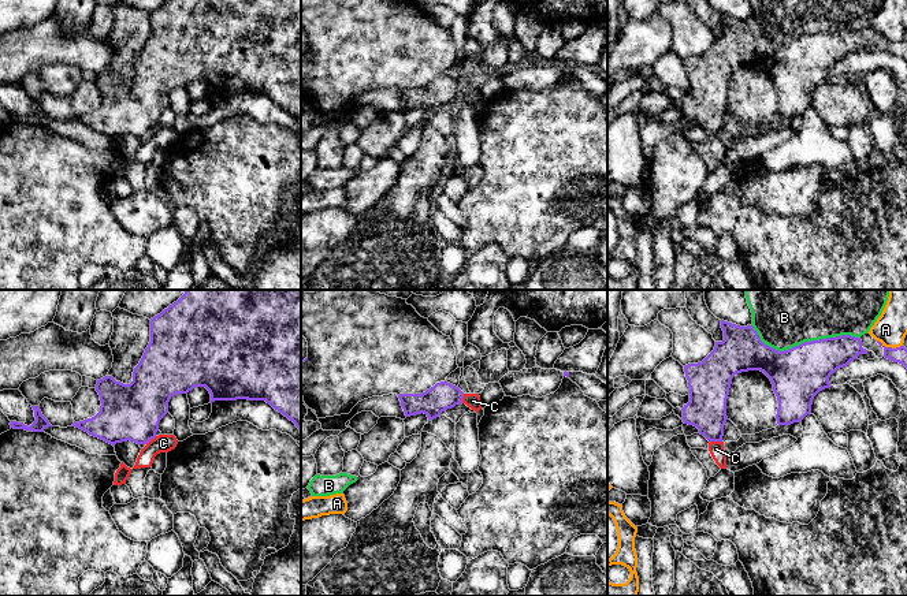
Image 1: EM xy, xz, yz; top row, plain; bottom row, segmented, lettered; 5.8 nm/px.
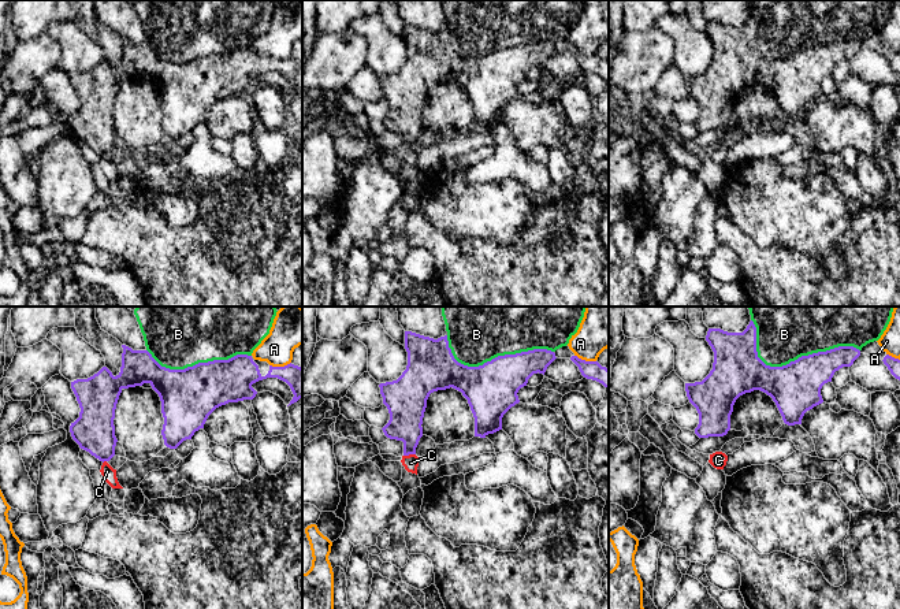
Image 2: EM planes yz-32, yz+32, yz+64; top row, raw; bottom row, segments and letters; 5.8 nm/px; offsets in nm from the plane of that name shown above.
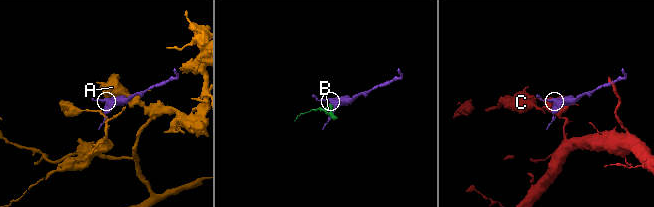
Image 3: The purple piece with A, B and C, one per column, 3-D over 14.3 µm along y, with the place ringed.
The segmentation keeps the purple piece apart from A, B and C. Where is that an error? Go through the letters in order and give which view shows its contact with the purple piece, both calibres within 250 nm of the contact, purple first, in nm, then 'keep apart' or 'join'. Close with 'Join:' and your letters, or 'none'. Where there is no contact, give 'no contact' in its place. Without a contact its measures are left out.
A: contact in yz; calibres 90 and 190 nm; keep apart
B: contact in yz; calibres 320 and 480 nm; keep apart
C: contact in yz; calibres 240 and 90 nm; keep apart
Join: none

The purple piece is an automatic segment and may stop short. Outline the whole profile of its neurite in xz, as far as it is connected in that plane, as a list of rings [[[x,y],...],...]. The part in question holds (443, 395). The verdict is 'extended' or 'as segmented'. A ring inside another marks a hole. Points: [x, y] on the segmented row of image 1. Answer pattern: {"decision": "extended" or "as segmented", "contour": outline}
{"decision": "as segmented", "contour": [[[441,381],[423,394],[399,394],[398,398],[406,417],[424,413],[430,421],[462,403],[464,392],[447,381]]]}

